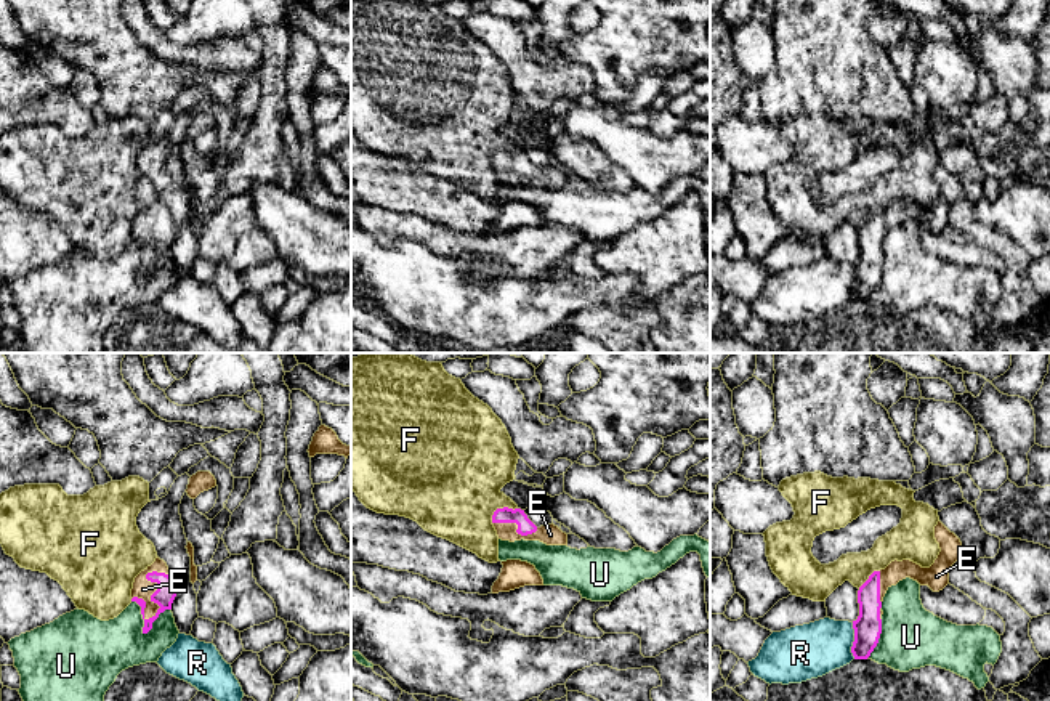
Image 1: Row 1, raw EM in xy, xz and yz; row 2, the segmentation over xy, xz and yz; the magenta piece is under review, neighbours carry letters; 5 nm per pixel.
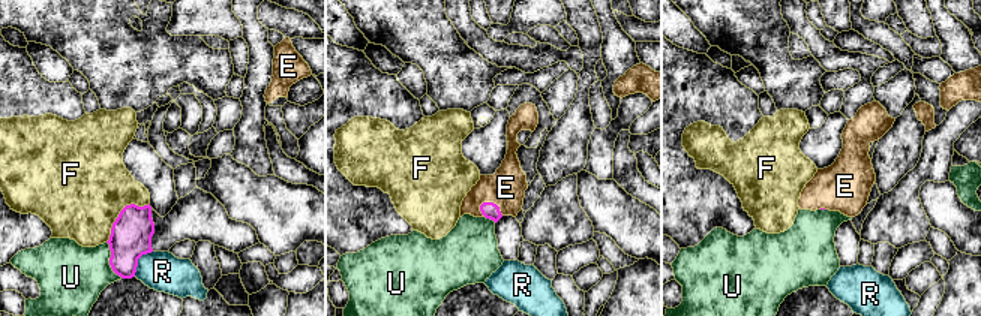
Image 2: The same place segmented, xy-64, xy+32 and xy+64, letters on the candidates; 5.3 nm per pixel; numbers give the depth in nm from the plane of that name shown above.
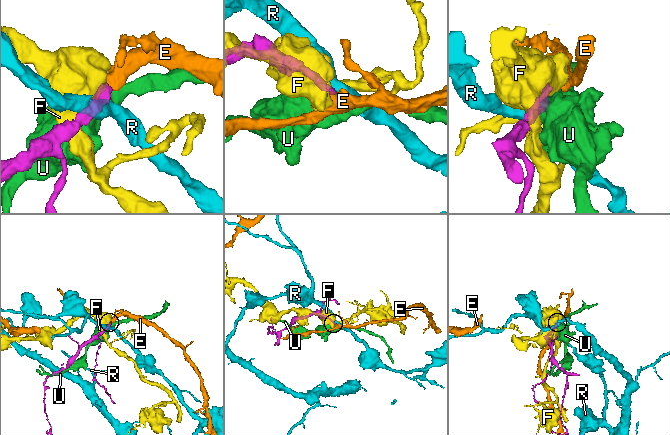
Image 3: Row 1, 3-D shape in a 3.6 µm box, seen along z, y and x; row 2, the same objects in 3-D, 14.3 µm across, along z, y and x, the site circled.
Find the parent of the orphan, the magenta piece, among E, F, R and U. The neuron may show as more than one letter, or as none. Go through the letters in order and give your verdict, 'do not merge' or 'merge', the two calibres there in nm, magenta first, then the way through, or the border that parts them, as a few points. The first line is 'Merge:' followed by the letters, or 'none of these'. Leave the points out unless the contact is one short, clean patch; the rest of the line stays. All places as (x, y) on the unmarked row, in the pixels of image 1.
Merge: E
E: merge; calibres 100 and 100 nm; way xy (164, 236), (157, 223), (151, 230), (143, 230)
F: do not merge; calibres 80 and 460 nm
R: do not merge; calibres 140 and 280 nm; border yz (852, 263), (852, 295), (855, 299)
U: do not merge; calibres 100 and 300 nm

